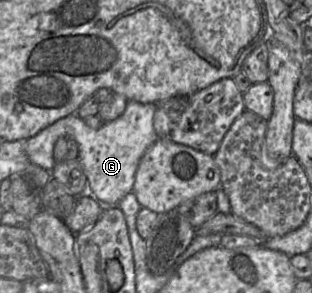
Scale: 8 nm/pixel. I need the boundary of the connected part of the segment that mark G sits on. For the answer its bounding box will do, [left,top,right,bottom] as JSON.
[24,100,158,207]

